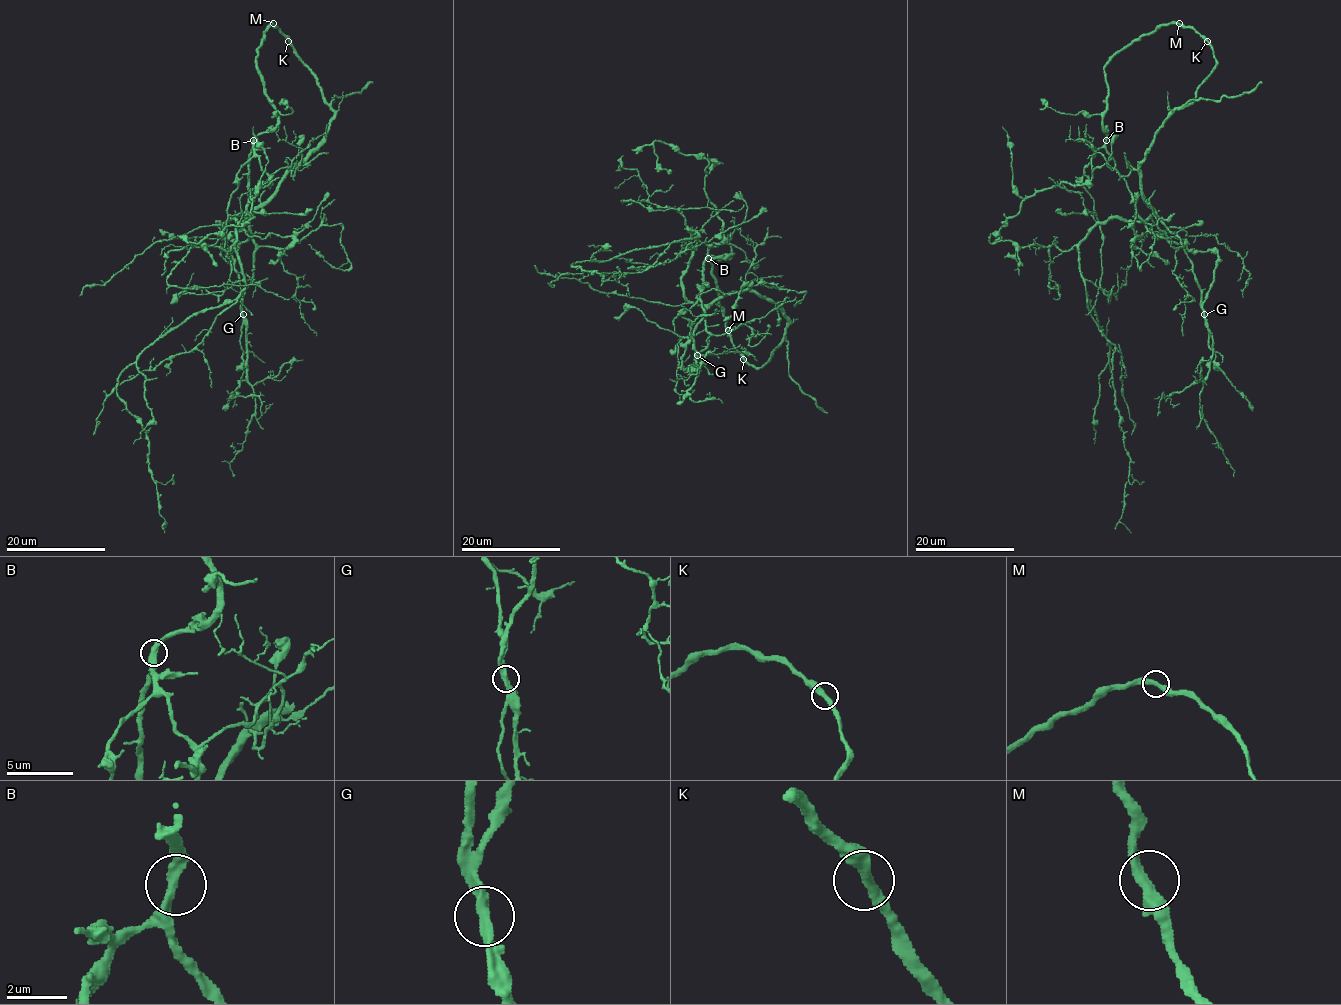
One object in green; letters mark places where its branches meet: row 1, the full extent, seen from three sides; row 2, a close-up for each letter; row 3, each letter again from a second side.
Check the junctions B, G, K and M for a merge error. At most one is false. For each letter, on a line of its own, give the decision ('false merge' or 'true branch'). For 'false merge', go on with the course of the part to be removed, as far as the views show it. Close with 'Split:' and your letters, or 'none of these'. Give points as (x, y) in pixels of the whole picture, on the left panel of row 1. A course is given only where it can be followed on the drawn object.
B: true branch
G: true branch
K: true branch
M: true branch
Split: none of these

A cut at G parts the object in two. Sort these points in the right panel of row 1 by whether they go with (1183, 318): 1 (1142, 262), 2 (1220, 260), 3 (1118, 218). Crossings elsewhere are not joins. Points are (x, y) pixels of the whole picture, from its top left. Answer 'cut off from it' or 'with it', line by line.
1: with it
2: cut off from it
3: with it

